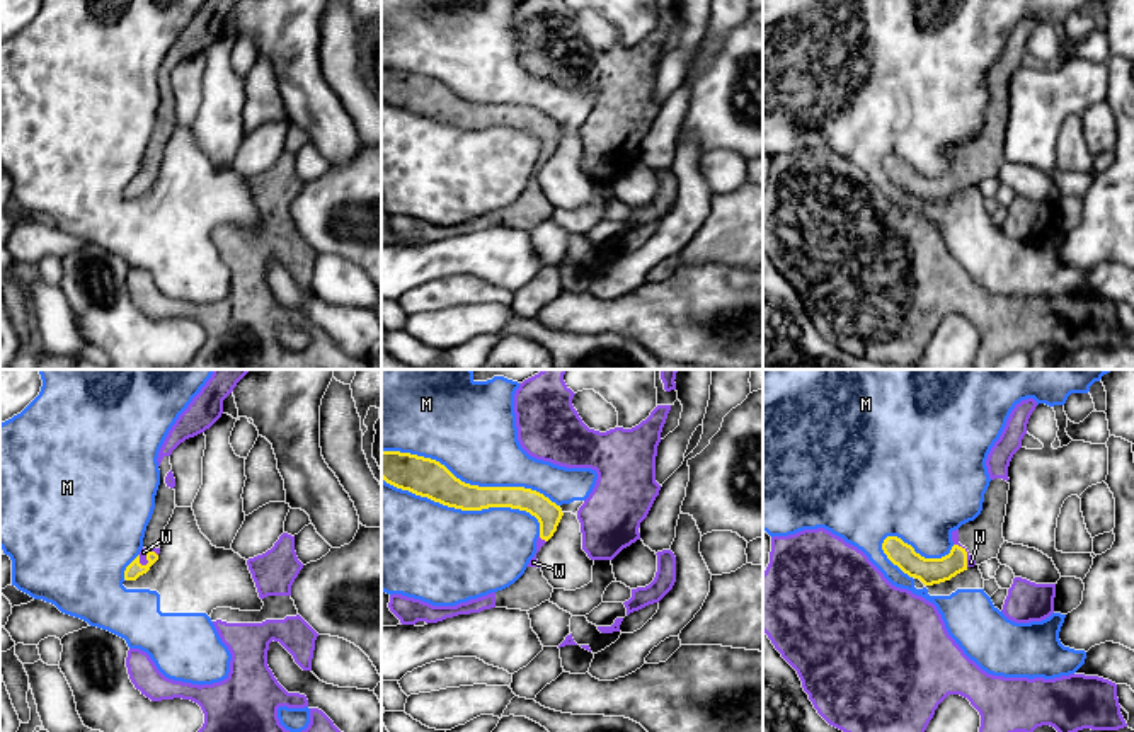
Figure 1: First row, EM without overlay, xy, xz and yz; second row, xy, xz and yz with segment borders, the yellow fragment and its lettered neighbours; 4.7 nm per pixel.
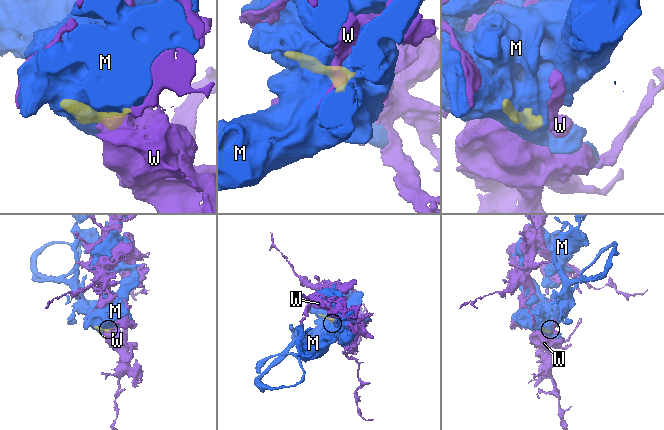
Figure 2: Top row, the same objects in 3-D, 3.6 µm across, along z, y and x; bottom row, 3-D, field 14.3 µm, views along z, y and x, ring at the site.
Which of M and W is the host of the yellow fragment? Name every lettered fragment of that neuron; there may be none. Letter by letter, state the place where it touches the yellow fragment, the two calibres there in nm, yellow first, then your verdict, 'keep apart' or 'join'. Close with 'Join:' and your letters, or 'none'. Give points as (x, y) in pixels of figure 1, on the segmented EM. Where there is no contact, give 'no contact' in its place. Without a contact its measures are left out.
M: xz (469, 484) | 180/420 nm | keep apart
W: xy (147, 557) | 80/40 nm | join
Join: W

